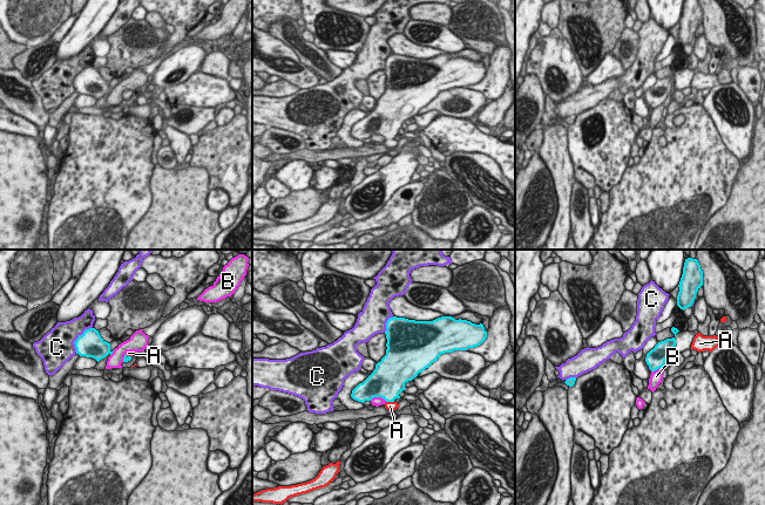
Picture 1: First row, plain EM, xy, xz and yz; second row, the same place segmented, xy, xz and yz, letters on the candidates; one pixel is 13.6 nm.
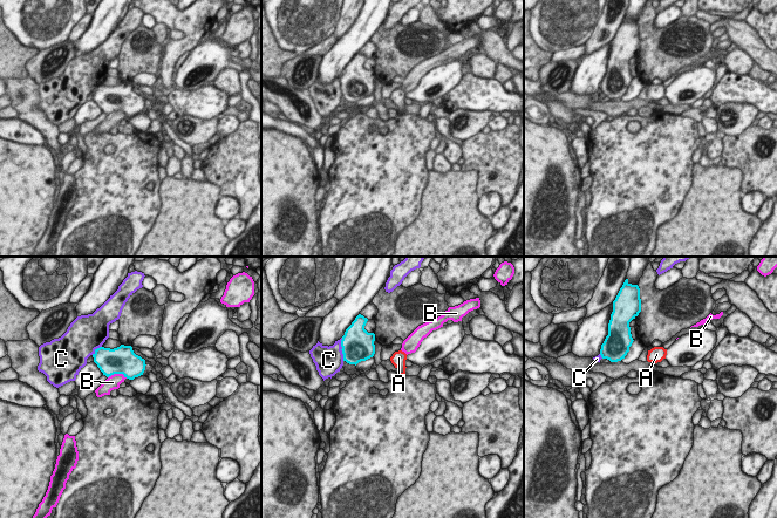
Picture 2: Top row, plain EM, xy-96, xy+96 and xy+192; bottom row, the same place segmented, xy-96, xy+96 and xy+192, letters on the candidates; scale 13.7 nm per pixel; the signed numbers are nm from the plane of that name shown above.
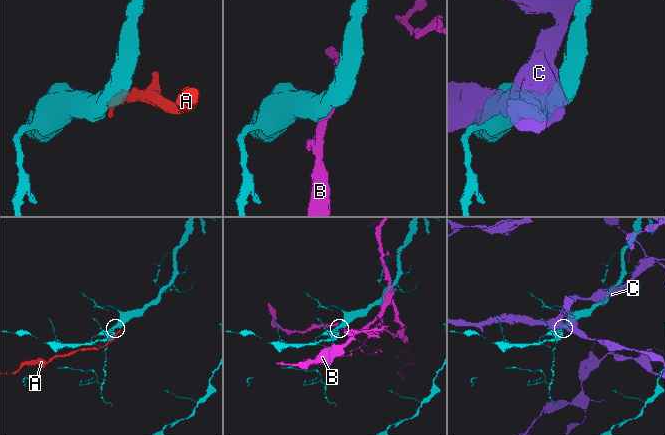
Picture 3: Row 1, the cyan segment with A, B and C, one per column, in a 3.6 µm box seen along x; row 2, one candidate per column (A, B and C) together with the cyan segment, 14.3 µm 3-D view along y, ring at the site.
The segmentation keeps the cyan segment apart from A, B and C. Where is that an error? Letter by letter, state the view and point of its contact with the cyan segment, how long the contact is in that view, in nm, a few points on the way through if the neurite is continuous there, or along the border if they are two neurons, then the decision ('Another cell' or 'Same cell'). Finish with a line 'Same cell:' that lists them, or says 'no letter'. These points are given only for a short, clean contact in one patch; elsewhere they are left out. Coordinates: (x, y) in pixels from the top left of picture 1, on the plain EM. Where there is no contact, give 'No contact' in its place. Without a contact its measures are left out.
A: Touches cyan at xz (390, 138). Shared border 110 nm. Path across: xz (387, 121), (390, 123), (390, 138), (390, 143). Same cell
B: Touches cyan at xz (378, 134). Shared border 240 nm. Another cell
C: Touches cyan at xy (78, 75). Shared border 420 nm. Another cell
Same cell: A.

